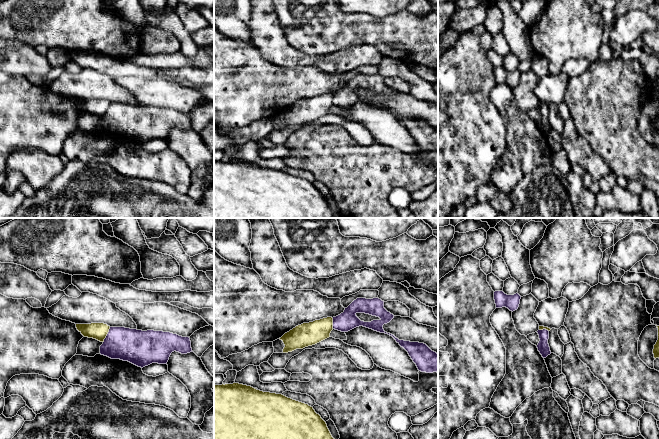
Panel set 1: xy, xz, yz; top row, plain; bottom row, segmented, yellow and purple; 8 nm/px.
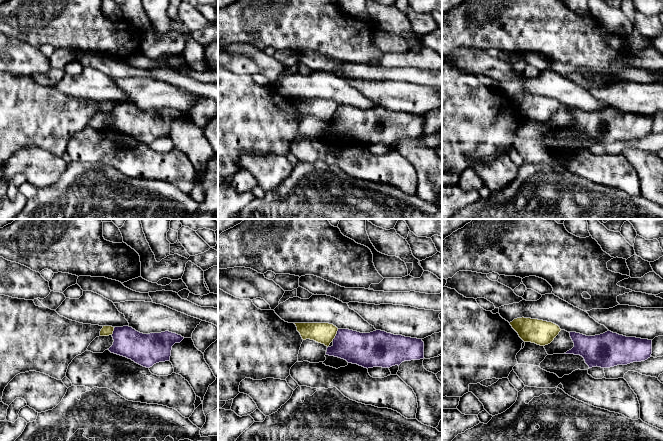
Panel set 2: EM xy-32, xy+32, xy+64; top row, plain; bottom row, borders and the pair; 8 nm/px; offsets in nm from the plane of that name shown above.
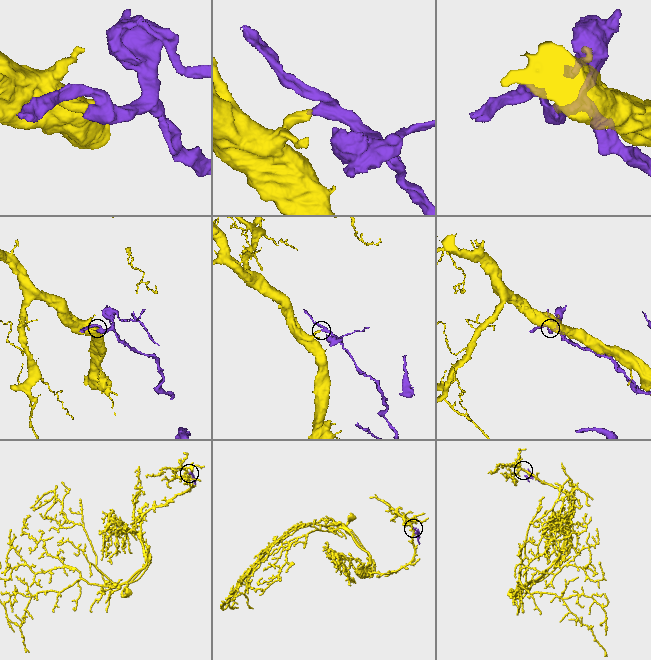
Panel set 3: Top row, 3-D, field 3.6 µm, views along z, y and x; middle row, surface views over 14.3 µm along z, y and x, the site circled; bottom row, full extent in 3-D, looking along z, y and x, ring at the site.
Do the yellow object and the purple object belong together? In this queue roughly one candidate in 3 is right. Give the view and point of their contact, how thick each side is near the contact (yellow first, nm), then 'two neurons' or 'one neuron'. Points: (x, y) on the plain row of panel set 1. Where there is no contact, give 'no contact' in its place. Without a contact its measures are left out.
contact xy (106, 111); calibres 140 and 280 nm; two neurons

